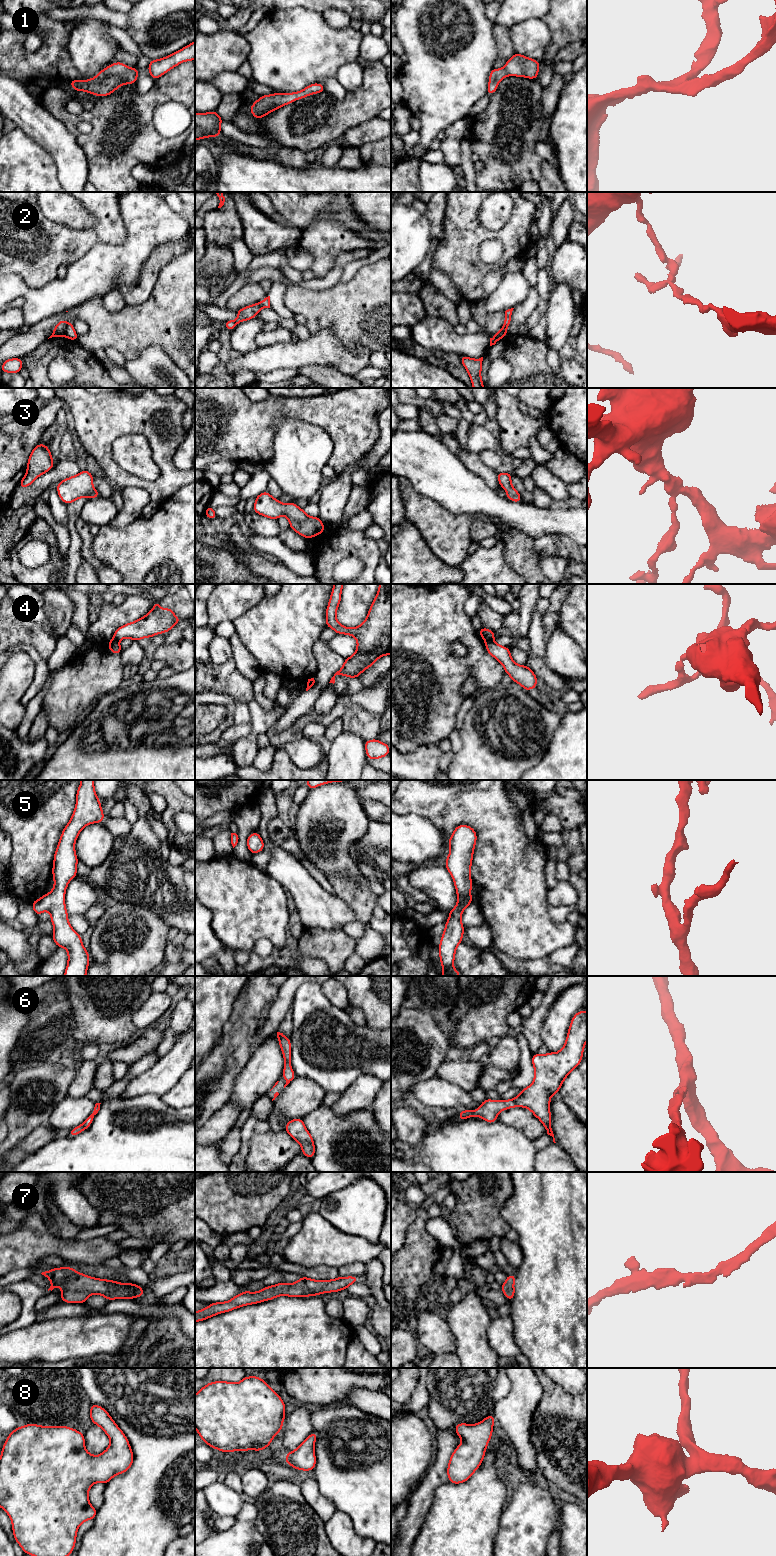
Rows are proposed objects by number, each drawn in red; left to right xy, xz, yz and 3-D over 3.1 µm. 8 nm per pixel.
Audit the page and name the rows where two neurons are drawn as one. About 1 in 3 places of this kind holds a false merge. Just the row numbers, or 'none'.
2, 4

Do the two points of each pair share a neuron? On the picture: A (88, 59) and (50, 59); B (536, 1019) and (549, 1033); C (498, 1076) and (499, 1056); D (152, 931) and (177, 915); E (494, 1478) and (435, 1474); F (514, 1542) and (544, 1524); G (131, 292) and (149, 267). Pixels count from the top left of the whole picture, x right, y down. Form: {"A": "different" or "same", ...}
{"A": "different", "B": "different", "C": "different", "D": "different", "E": "different", "F": "same", "G": "same"}

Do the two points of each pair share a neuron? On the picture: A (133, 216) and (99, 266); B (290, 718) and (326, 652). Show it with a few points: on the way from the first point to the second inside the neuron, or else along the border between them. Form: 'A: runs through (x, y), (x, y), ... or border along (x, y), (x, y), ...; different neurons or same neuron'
A: runs through (133, 230), (133, 240), (113, 260); same neuron
B: runs through (304, 702), (320, 683), (326, 668); same neuron

